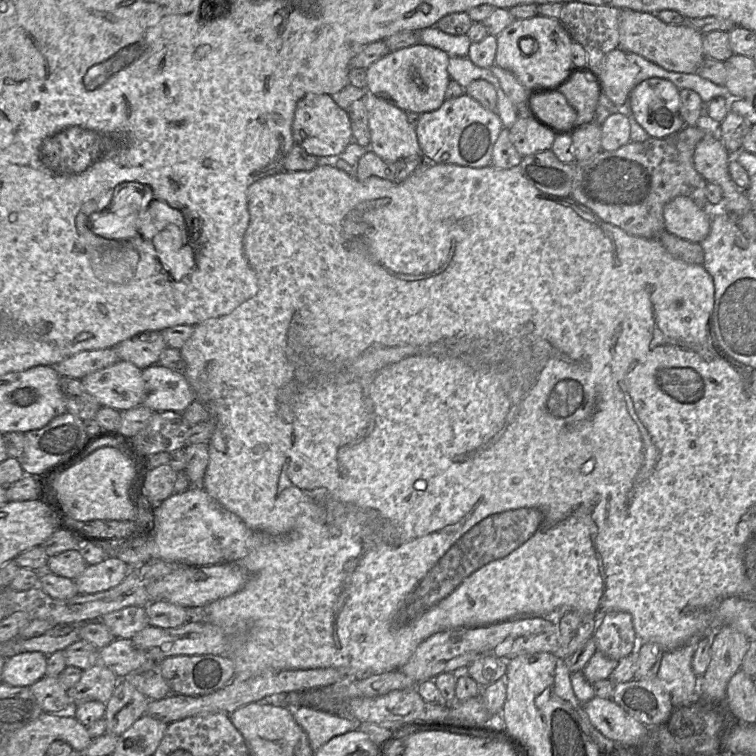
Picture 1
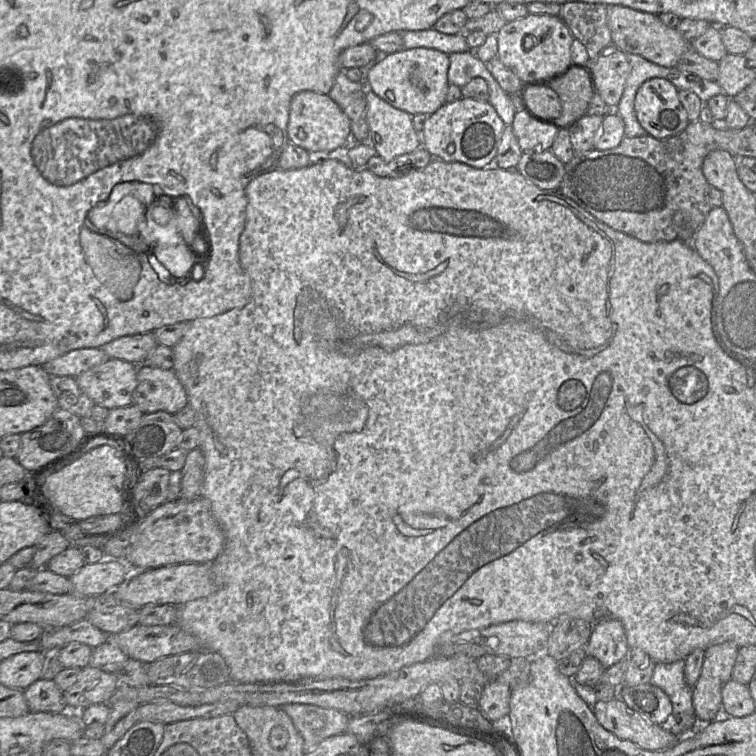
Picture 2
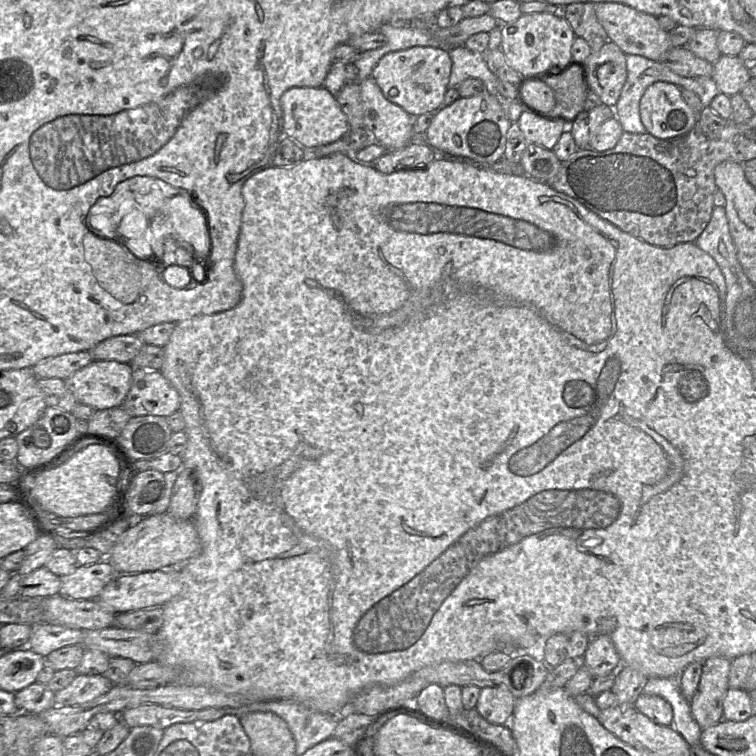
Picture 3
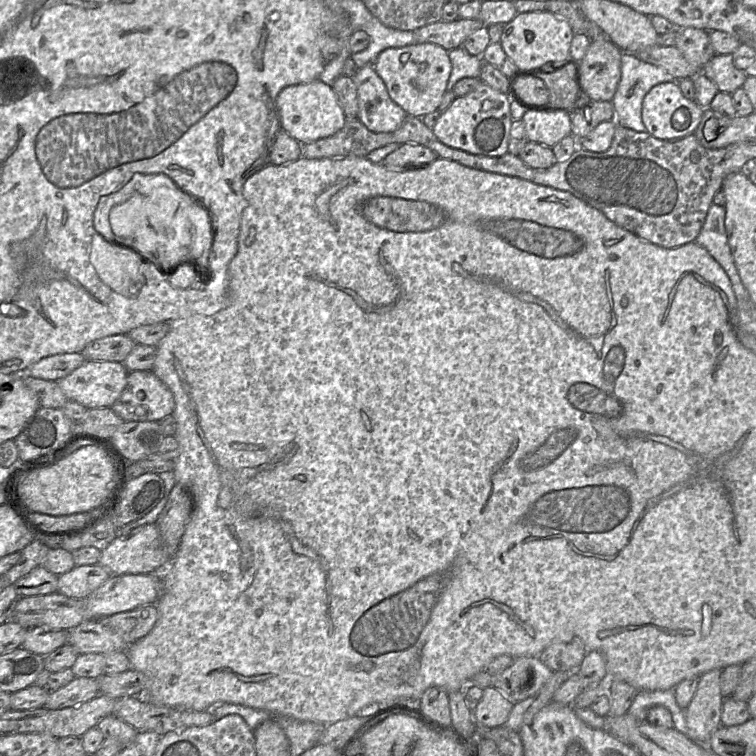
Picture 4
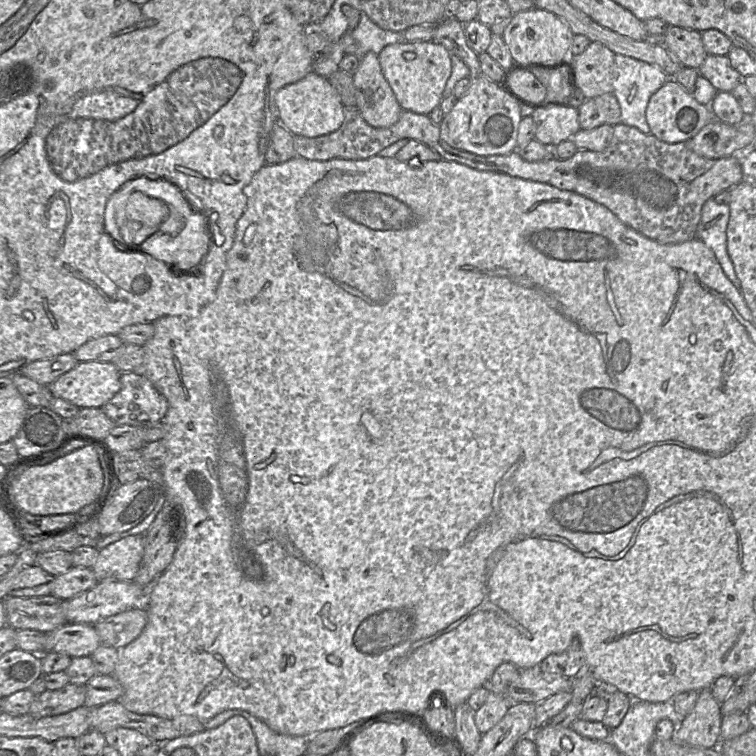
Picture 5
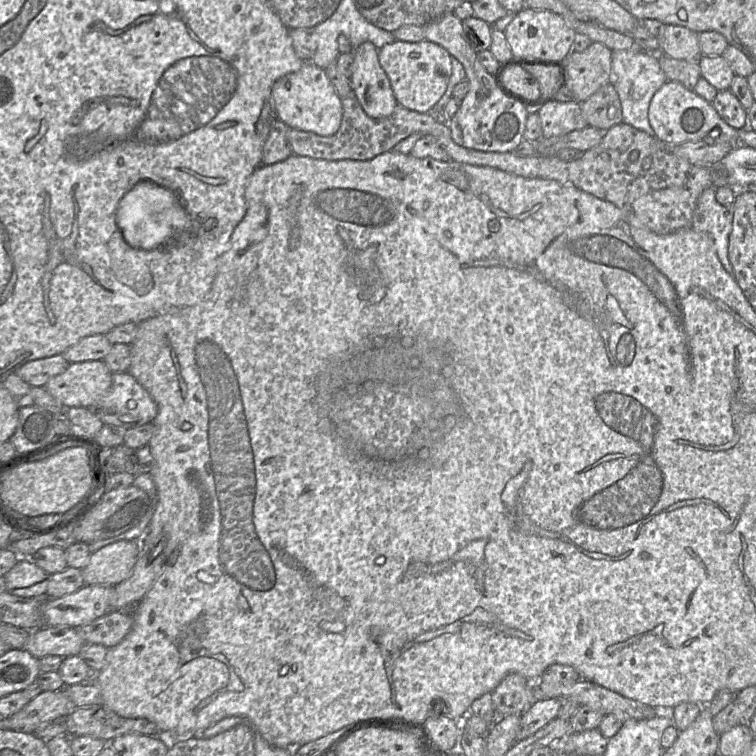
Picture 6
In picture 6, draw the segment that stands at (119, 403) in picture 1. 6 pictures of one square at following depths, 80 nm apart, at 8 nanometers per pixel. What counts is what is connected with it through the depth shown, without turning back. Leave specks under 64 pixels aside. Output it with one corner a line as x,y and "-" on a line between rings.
103,360
73,362
64,372
48,380
45,389
65,407
88,408
102,399
112,385
112,372

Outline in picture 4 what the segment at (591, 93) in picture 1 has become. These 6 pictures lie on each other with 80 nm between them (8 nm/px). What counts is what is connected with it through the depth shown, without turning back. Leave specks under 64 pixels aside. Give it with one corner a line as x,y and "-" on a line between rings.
567,65
552,72
541,72
538,76
549,89
547,104
552,109
575,110
575,102
580,92
580,83
575,80
573,65

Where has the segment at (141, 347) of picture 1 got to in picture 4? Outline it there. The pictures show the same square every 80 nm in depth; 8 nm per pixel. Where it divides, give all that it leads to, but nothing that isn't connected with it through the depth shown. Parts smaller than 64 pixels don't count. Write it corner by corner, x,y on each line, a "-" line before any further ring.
117,334
89,343
80,353
86,360
122,363
134,346
128,335

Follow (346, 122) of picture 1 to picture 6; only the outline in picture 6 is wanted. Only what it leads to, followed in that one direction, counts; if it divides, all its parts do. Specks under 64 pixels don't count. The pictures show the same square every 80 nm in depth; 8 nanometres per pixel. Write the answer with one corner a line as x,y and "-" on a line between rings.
303,61
301,68
289,73
274,82
271,99
275,118
290,128
312,132
320,136
336,133
342,120
342,103
330,83
324,69
312,61

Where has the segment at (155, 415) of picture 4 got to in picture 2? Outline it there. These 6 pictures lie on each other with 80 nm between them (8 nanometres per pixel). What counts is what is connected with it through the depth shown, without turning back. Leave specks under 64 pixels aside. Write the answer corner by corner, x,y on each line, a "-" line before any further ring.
140,365
132,405
143,414
165,411
175,415
188,404
186,391
172,369

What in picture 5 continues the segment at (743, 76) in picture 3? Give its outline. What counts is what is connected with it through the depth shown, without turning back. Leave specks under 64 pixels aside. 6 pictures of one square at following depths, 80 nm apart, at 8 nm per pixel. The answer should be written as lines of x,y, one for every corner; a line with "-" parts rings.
707,55
697,70
718,92
731,92
743,80
731,66
727,55

